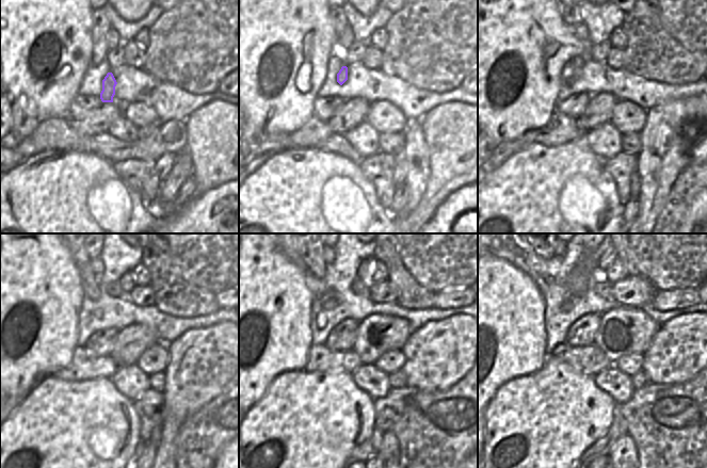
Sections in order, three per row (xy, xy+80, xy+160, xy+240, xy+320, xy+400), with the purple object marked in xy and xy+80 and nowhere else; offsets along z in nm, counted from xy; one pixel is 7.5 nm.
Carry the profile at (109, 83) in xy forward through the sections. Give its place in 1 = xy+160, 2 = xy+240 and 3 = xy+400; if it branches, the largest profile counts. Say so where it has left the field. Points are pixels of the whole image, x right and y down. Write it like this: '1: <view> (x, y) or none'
1: xy+160 (577, 61)
2: xy+240 (90, 280)
3: xy+400 (545, 255)

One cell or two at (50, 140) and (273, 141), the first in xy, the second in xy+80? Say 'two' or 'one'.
one

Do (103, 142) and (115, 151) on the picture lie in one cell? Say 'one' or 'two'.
one

